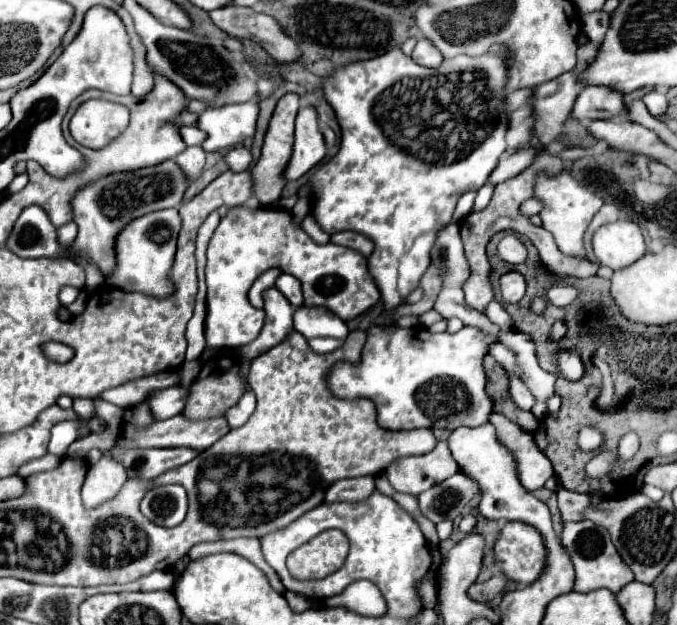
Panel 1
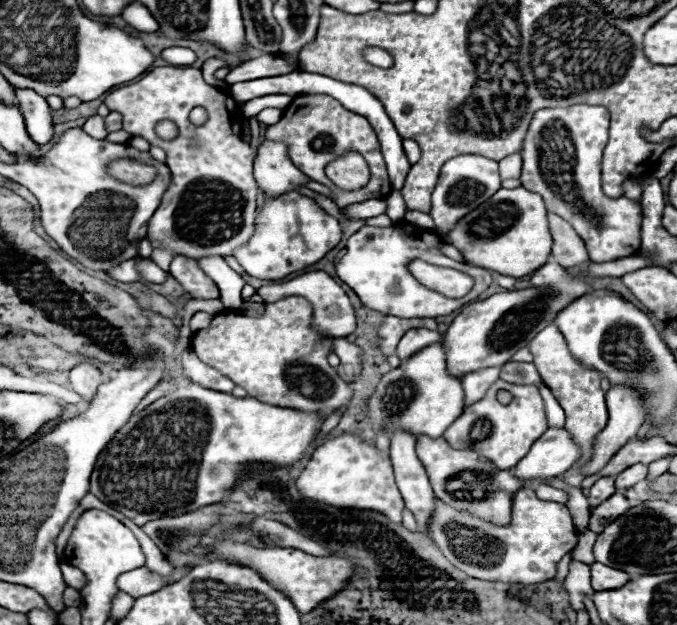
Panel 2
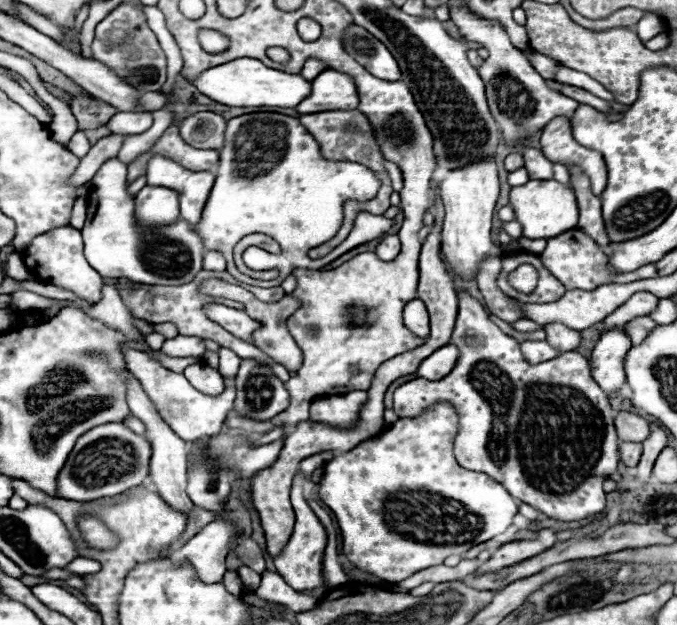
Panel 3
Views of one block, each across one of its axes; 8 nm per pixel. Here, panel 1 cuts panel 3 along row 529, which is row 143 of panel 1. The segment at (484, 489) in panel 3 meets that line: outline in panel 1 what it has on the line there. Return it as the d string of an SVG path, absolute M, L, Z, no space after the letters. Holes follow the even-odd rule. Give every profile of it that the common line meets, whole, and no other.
M398 46L394 50L388 50L386 54L378 56L378 58L370 58L366 62L350 62L350 66L340 66L336 68L324 82L322 82L322 90L324 90L324 98L326 102L332 106L336 120L340 124L342 130L342 140L340 140L340 150L334 158L330 158L328 162L324 162L310 178L308 178L308 186L310 186L310 200L312 200L312 210L310 214L314 216L314 220L320 224L320 228L328 234L334 232L342 232L342 230L354 230L358 234L364 234L366 238L370 238L374 242L374 252L368 256L368 270L382 294L382 302L386 310L396 308L398 304L406 302L406 296L418 286L422 274L426 272L426 268L430 266L430 248L434 244L436 232L446 226L452 220L452 212L456 208L456 200L468 192L468 190L478 190L480 186L486 184L488 176L492 174L492 170L498 166L502 154L506 152L506 132L508 132L508 116L506 116L506 104L502 100L502 108L500 108L500 116L492 114L490 108L490 100L492 100L492 90L488 88L488 74L486 72L506 72L506 66L510 66L510 52L504 46L492 46L490 54L482 54L480 58L474 56L464 56L460 54L458 58L452 60L444 60L438 68L424 68L420 64L414 64L410 56L406 56Z

